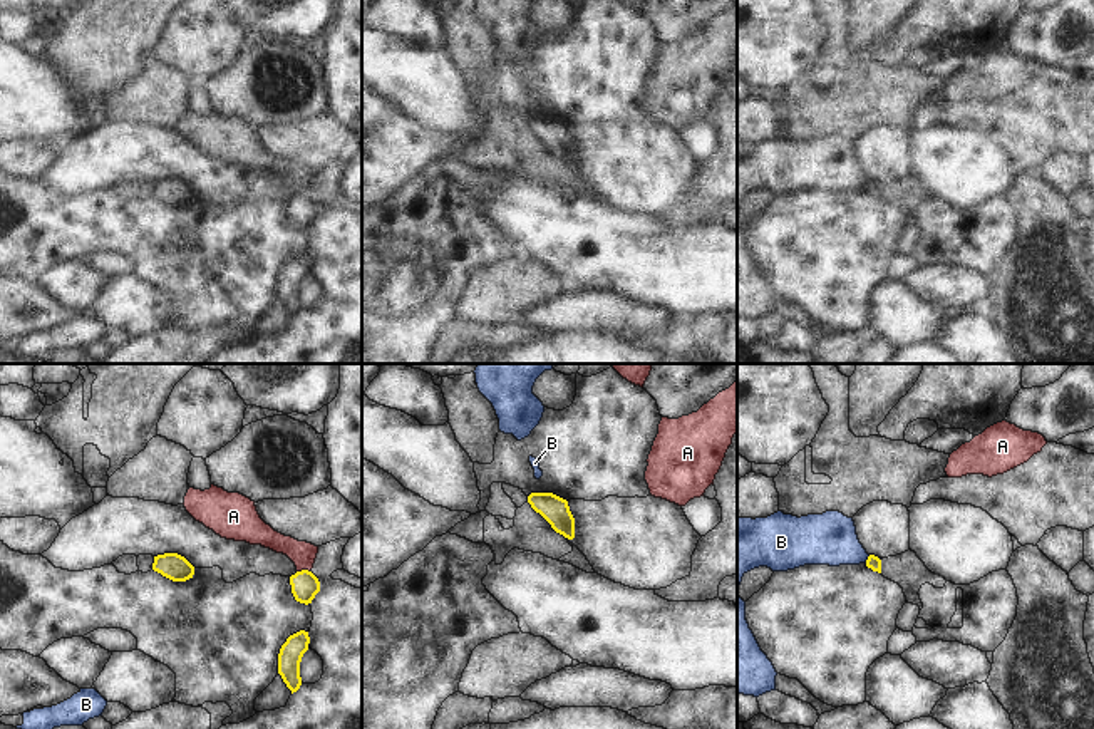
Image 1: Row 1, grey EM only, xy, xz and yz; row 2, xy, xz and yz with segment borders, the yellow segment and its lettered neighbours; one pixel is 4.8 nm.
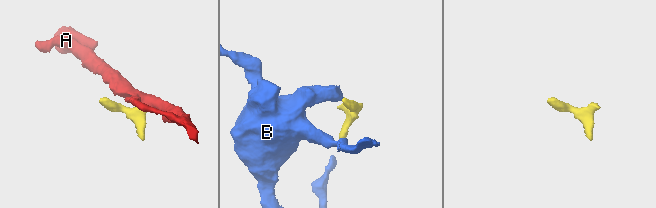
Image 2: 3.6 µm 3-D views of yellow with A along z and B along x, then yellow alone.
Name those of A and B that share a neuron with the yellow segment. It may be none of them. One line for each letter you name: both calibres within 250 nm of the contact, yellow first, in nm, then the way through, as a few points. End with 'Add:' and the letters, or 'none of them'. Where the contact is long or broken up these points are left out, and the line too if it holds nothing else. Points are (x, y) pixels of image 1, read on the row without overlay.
Add: none of them

